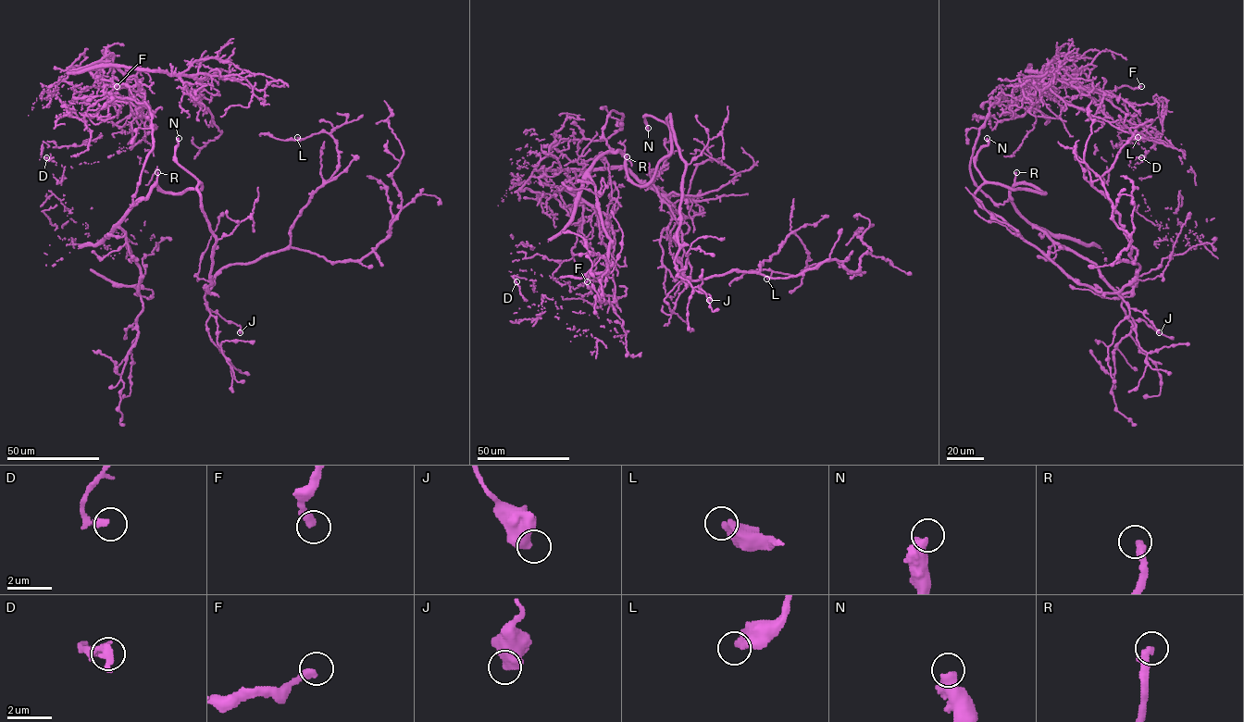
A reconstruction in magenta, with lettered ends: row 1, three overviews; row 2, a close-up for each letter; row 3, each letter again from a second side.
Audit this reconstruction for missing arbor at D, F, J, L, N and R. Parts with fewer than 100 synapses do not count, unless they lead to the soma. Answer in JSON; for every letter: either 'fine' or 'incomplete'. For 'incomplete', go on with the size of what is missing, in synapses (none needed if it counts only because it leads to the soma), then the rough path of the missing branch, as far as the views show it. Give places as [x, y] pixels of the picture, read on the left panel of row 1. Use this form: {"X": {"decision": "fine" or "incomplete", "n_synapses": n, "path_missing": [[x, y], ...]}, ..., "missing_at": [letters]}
{"D": {"decision": "fine"}, "F": {"decision": "fine"}, "J": {"decision": "fine"}, "L": {"decision": "fine"}, "N": {"decision": "incomplete", "n_synapses": 750, "path_missing": [[179, 138], [217, 79], [249, 57], [282, 56], [334, 67], [358, 77], [359, 89], [377, 106]]}, "R": {"decision": "incomplete", "n_synapses": 250, "path_missing": [[157, 172], [160, 130], [134, 108], [118, 133], [98, 134], [82, 127], [75, 130]]}, "missing_at": ["N", "R"]}

